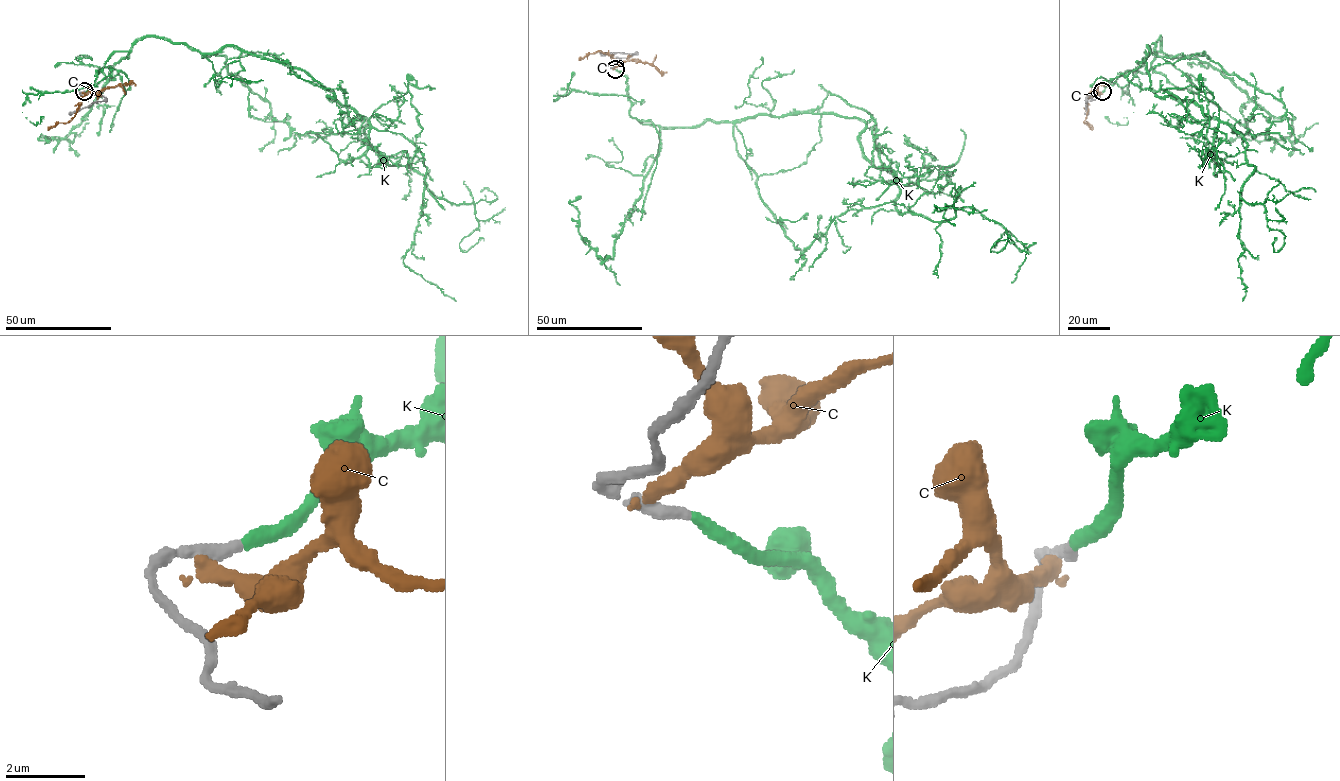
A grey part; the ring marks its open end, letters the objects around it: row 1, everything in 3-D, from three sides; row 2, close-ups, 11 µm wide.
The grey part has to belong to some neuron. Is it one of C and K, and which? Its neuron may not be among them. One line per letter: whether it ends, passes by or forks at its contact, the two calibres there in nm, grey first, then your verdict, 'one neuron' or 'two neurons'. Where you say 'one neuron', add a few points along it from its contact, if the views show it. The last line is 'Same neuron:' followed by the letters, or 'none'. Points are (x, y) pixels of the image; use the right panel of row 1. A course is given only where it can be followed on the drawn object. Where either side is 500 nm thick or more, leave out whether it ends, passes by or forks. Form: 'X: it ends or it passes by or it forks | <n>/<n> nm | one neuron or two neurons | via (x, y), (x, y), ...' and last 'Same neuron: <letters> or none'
C: it ends | 420/400 nm | two neurons
K: it ends | 340/320 nm | one neuron | via (1102, 91), (1145, 73), (1160, 36), (1150, 88), (1240, 135), (1254, 169), (1240, 196), (1263, 204), (1276, 240)
Same neuron: K

